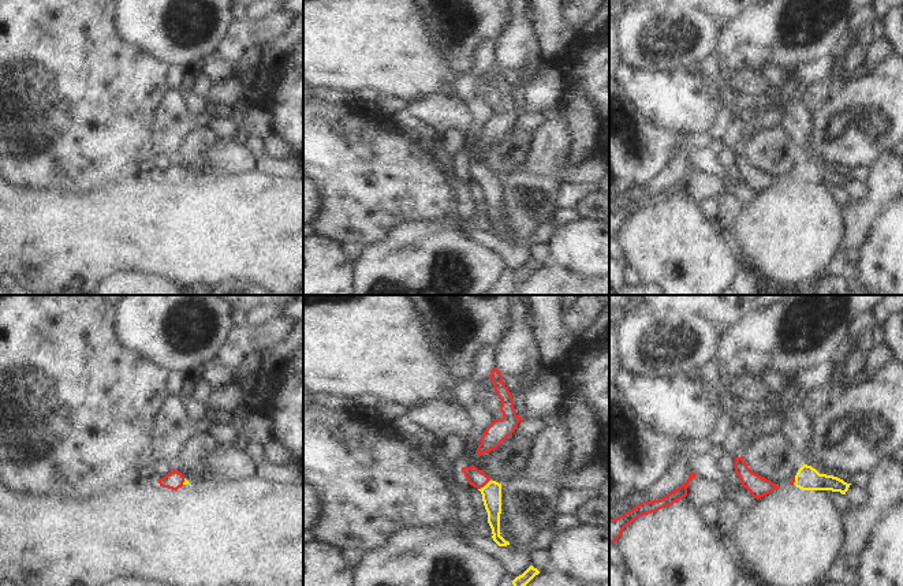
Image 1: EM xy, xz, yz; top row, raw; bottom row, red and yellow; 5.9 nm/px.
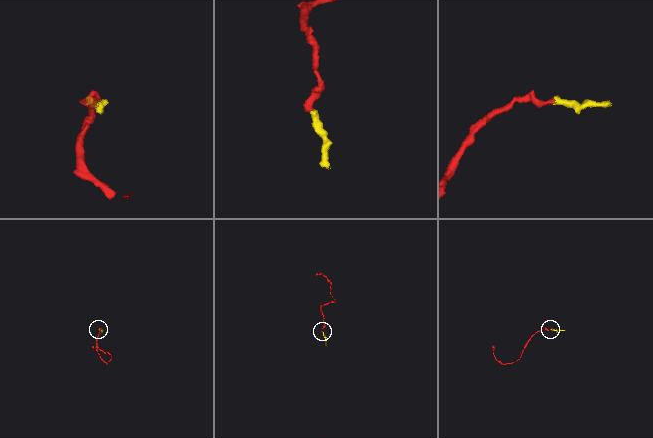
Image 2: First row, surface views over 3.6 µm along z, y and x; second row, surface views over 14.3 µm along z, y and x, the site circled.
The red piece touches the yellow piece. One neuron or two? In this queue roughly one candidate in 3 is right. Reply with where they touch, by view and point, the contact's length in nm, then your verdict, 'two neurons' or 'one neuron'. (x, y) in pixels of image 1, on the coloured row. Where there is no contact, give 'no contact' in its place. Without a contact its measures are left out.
meets red in xz at (484, 485); contact 100 nm long; one neuron

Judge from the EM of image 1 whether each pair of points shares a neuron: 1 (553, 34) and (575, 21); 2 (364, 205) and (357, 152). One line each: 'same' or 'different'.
1: different
2: same

